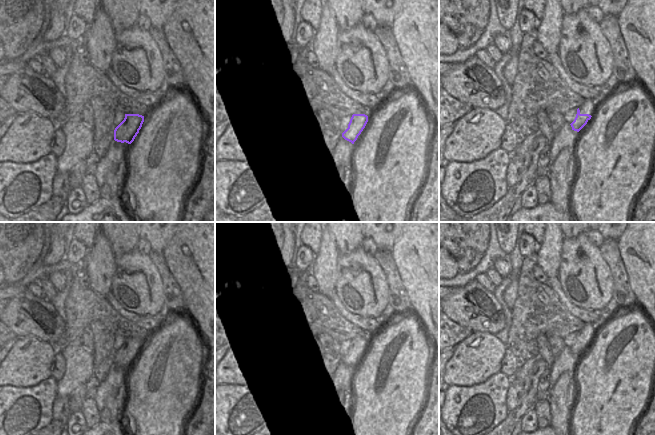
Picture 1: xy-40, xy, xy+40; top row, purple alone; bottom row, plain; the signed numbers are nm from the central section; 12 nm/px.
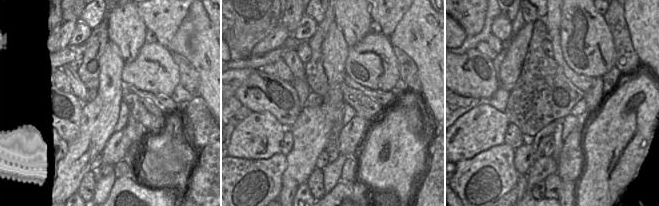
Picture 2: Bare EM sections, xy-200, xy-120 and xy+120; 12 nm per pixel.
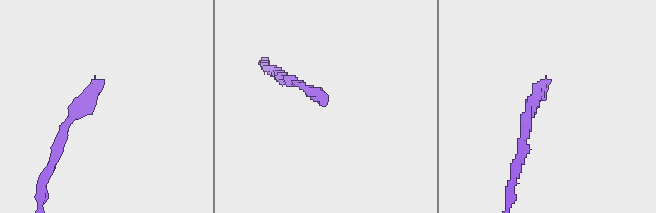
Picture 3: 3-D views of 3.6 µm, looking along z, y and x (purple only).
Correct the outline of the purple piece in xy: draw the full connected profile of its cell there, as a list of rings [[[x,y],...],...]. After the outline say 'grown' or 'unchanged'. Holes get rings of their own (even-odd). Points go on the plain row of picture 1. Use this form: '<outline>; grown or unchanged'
[[[370,334],[353,338],[348,348],[348,352],[342,357],[342,361],[354,368],[368,346],[369,337]]]; grown

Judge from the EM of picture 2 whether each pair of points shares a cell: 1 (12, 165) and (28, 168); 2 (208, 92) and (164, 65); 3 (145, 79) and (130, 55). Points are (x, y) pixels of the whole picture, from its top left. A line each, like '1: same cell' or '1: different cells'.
1: same cell
2: different cells
3: different cells

